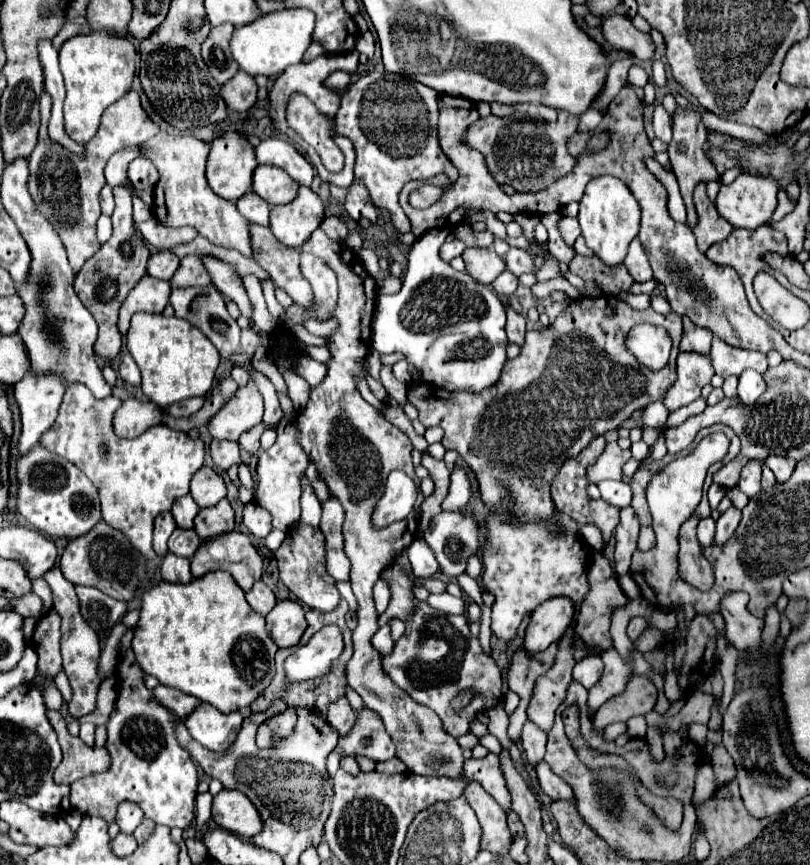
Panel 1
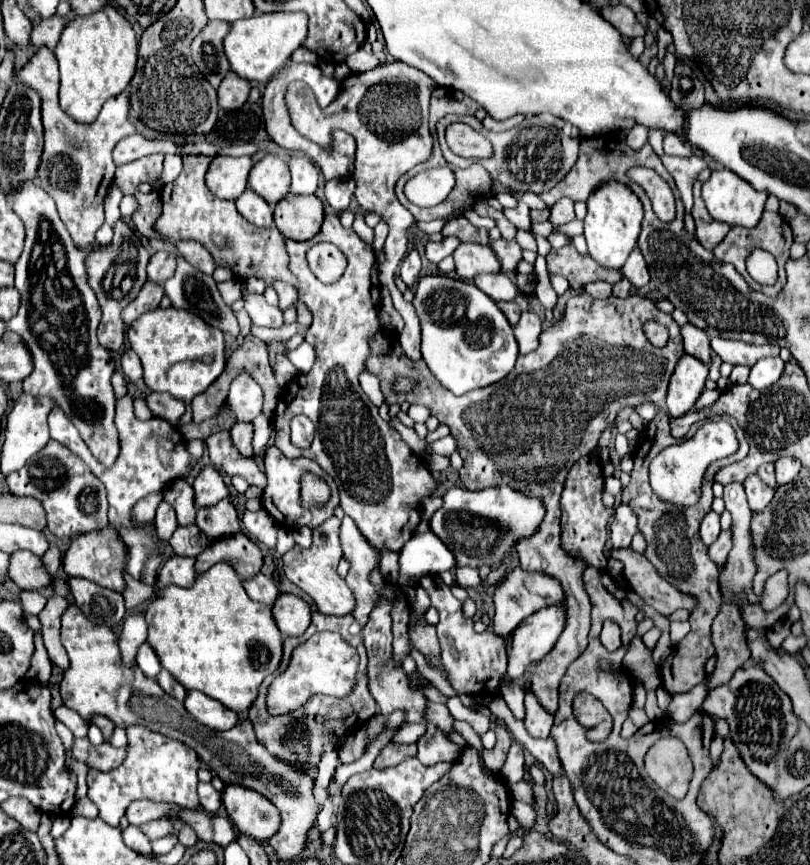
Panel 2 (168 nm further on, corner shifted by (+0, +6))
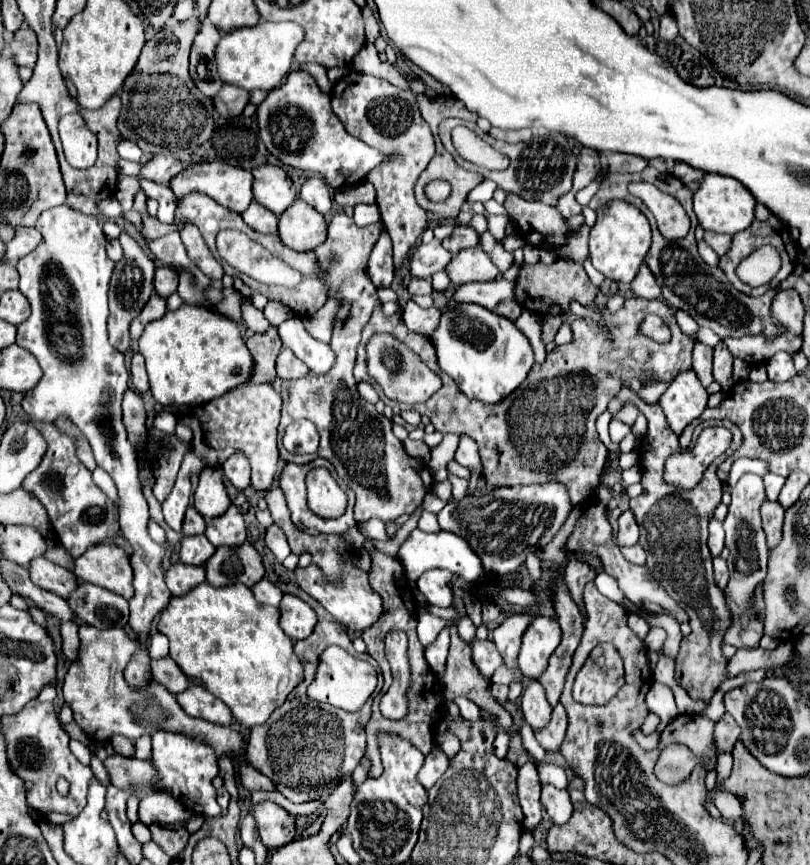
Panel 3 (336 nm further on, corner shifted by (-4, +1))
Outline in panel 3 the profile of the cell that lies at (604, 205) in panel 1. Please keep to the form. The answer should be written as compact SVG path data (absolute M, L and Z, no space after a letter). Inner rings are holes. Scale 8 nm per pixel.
M607 202L597 210L597 222L589 236L589 258L601 274L615 282L631 282L651 246L651 228L645 214L629 202Z

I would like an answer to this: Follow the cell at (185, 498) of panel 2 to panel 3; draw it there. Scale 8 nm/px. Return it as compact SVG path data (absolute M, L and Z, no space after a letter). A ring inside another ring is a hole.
M189 506L185 512L185 520L183 520L183 534L195 536L195 534L203 534L203 532L205 532L203 516L193 506Z

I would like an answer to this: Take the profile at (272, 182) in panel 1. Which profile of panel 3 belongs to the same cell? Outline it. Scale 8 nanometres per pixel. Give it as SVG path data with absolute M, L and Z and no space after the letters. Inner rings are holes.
M263 164L253 170L253 196L261 206L281 214L295 200L297 188L283 168Z

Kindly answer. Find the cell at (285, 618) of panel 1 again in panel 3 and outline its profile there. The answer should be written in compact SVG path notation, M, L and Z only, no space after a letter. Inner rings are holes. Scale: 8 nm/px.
M285 594L279 610L281 610L281 618L279 618L281 628L293 642L303 640L313 632L313 628L317 624L317 614L301 598Z

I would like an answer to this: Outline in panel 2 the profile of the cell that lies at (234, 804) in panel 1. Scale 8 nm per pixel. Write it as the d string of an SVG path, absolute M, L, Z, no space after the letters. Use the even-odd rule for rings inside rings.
M229 785L223 791L223 805L227 807L229 819L237 825L239 833L257 841L269 841L281 827L277 807L265 795L253 789Z

